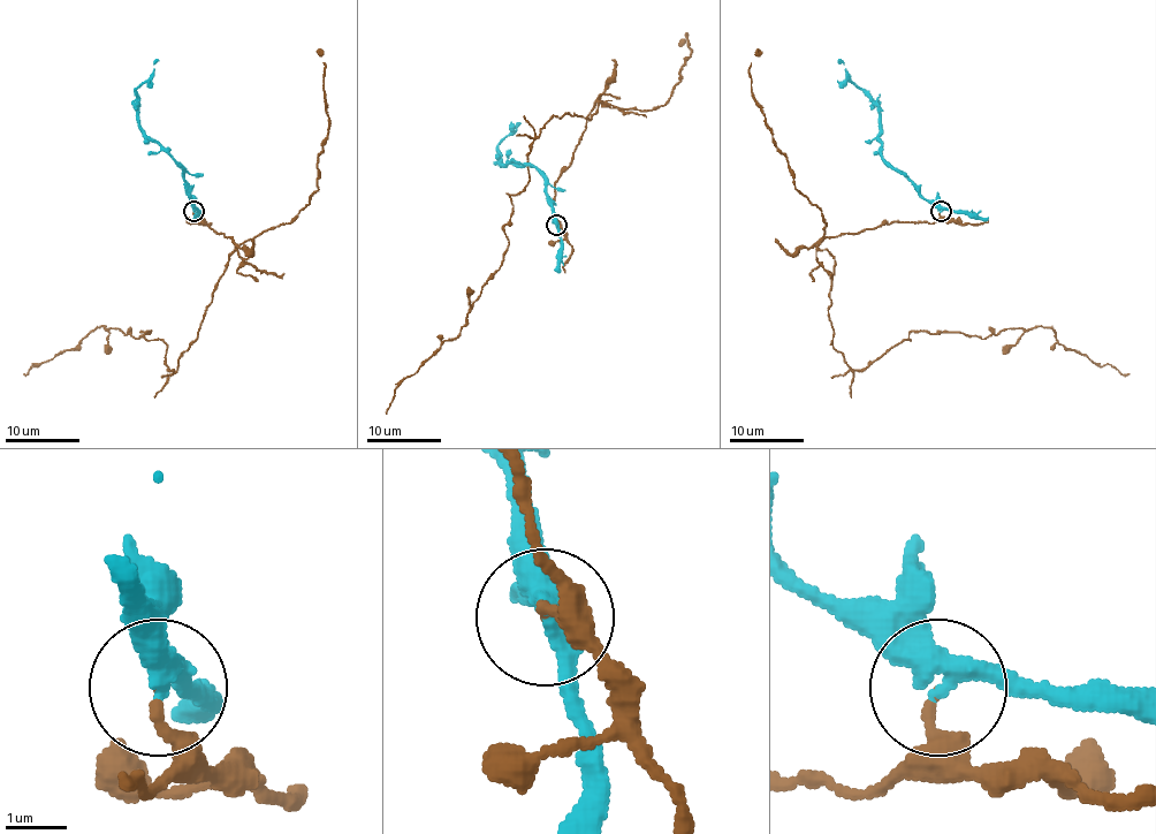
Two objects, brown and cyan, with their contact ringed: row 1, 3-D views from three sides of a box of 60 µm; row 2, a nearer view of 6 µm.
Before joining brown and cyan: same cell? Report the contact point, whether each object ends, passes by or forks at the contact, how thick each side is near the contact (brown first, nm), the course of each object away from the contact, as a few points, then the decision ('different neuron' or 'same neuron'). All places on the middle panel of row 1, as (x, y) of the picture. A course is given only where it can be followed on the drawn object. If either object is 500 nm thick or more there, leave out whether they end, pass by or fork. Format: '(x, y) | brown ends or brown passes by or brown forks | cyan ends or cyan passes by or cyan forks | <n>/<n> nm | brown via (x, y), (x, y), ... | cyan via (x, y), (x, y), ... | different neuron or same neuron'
(556, 225) | brown ends | cyan passes by | 160/360 nm | brown via (556, 226), (554, 182), (596, 103), (544, 127), (526, 187), (506, 194), (504, 260), (385, 414) | cyan via (556, 226), (545, 179), (532, 166), (500, 164), (499, 145), (519, 123) | different neuron

